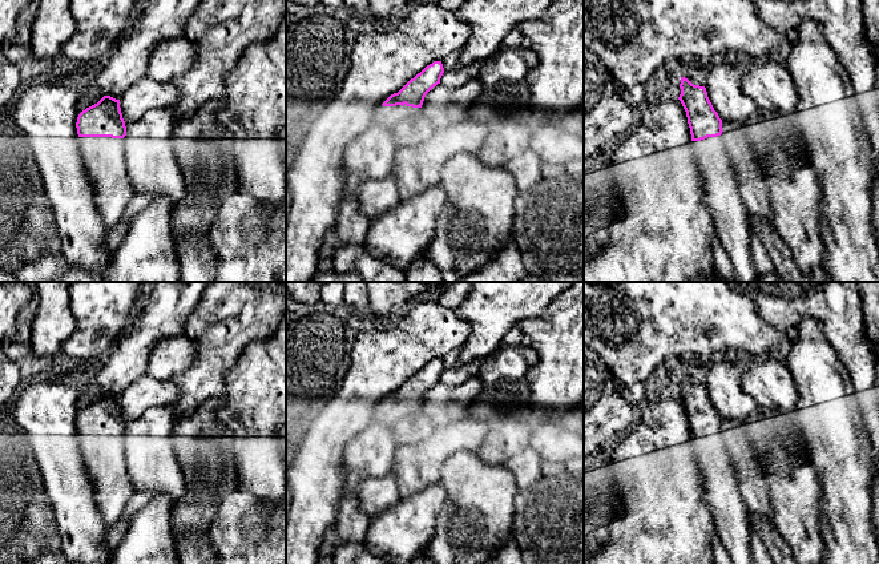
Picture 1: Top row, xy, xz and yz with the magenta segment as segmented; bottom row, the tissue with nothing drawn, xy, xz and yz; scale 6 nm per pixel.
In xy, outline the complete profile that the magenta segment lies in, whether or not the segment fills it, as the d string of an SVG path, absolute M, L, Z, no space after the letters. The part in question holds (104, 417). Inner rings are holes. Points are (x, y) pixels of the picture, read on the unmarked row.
M104 394L78 412L76 426L96 504L109 529L134 494L124 455L126 424L120 398Z

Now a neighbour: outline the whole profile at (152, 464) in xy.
M153 406L126 426L124 455L134 492L164 494L174 500L186 490L172 436L174 415L170 406Z

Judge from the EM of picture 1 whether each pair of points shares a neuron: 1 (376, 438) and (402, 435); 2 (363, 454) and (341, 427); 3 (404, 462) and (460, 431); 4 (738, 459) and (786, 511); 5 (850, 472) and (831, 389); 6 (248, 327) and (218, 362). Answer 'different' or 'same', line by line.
1: different
2: different
3: same
4: different
5: same
6: same

